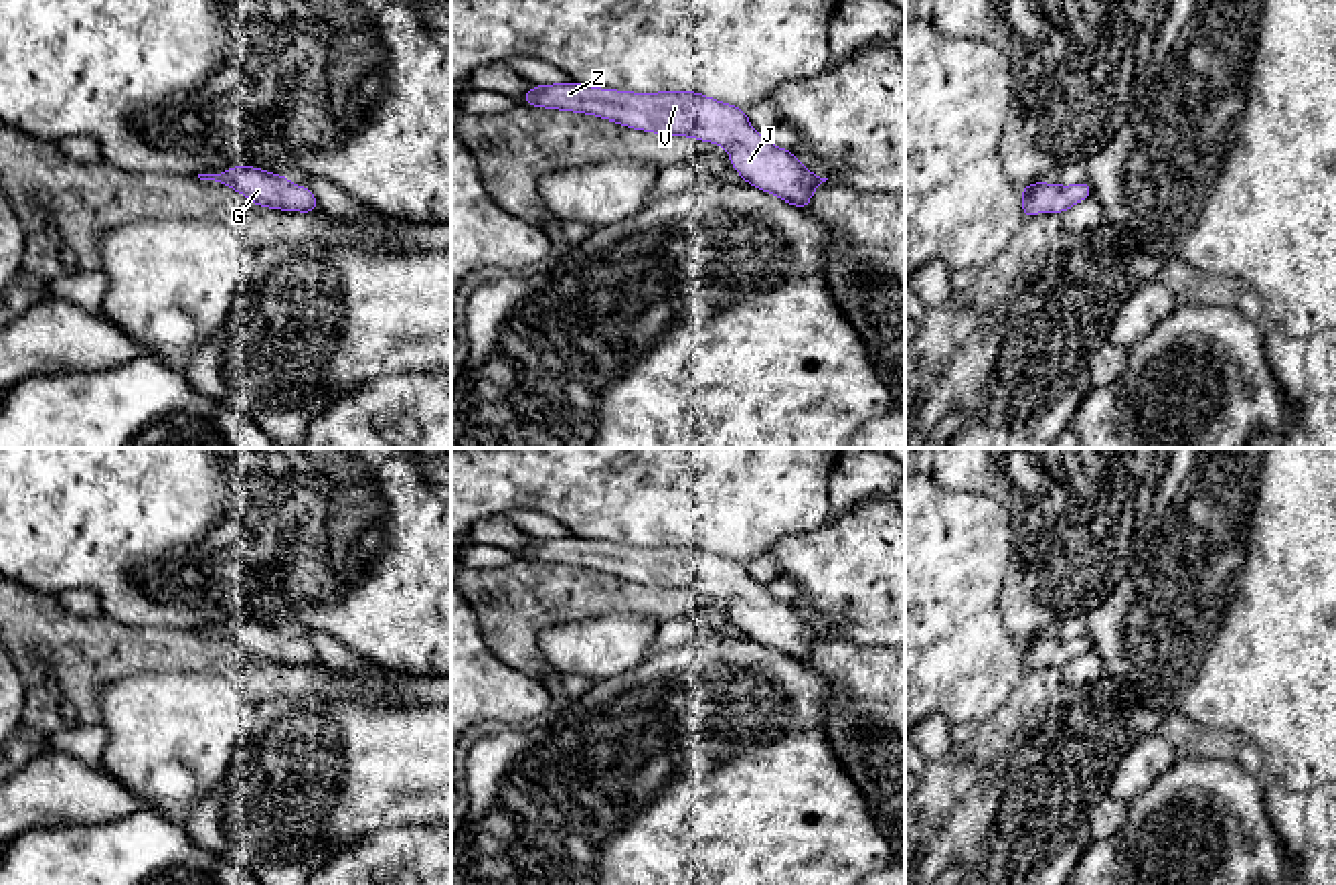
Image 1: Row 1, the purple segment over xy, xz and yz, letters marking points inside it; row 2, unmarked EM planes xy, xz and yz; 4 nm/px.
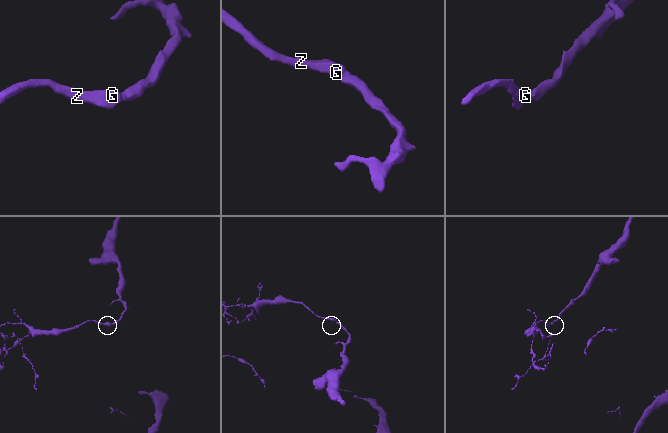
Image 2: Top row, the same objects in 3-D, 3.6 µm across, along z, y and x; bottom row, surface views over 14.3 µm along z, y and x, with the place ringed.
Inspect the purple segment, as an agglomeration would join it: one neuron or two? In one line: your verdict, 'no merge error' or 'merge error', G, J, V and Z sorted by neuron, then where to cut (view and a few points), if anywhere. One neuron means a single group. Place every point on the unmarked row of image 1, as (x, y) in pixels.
no merge error; G J V Z; no cut

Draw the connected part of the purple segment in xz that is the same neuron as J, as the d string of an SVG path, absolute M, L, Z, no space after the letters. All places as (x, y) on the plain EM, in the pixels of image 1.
M567 535L530 541L522 557L725 599L731 620L747 638L804 664L814 644L828 634L804 622L794 604L777 601L755 585L745 563L696 545L632 547Z

